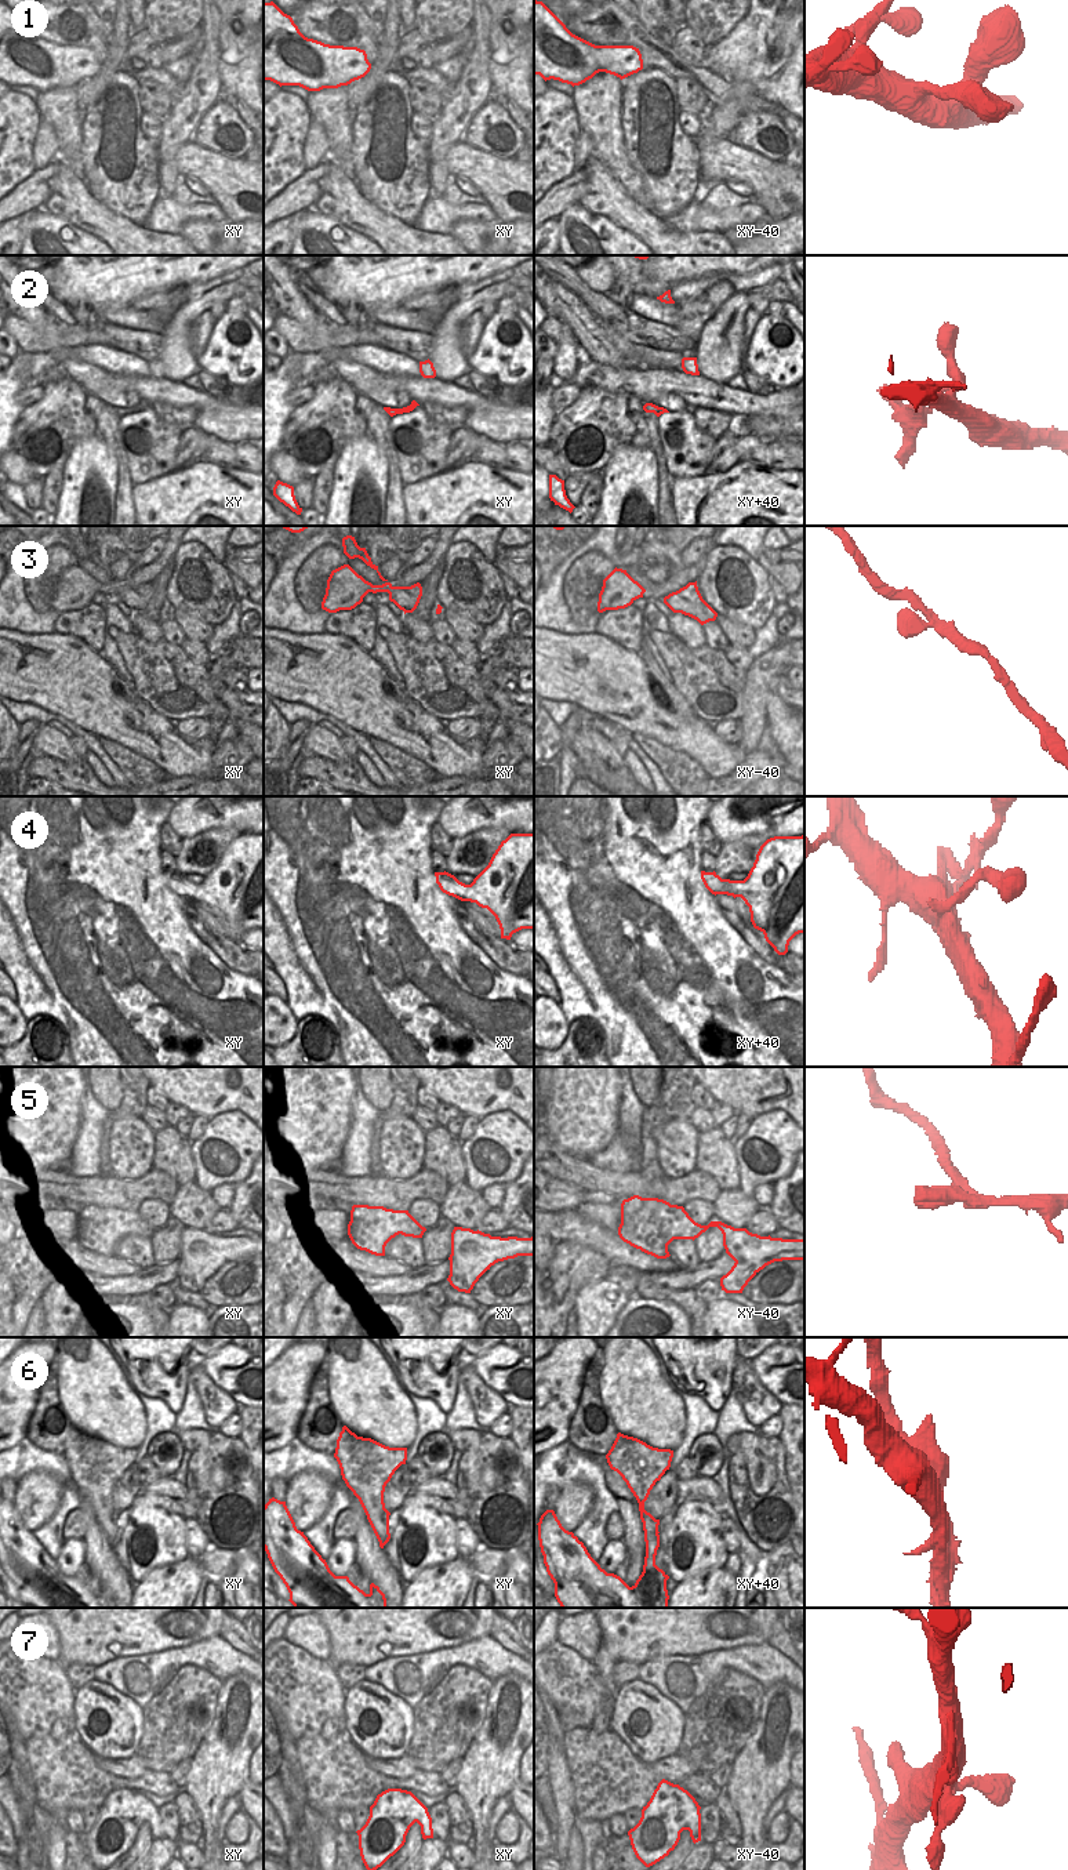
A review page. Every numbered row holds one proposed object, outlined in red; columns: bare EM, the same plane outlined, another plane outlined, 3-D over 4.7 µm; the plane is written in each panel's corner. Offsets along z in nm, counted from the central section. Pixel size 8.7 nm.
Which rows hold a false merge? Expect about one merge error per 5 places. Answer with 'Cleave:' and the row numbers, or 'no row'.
Cleave: 5, 6

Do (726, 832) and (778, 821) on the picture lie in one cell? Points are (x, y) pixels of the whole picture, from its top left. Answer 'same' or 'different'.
same

